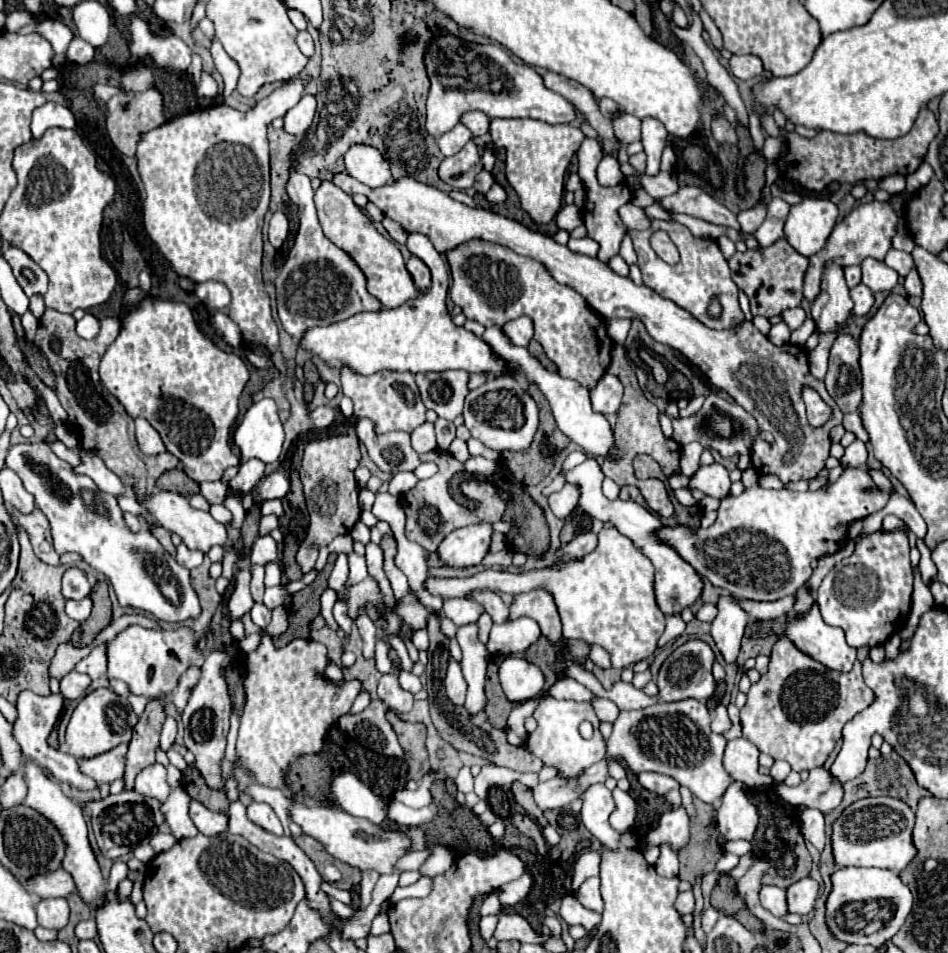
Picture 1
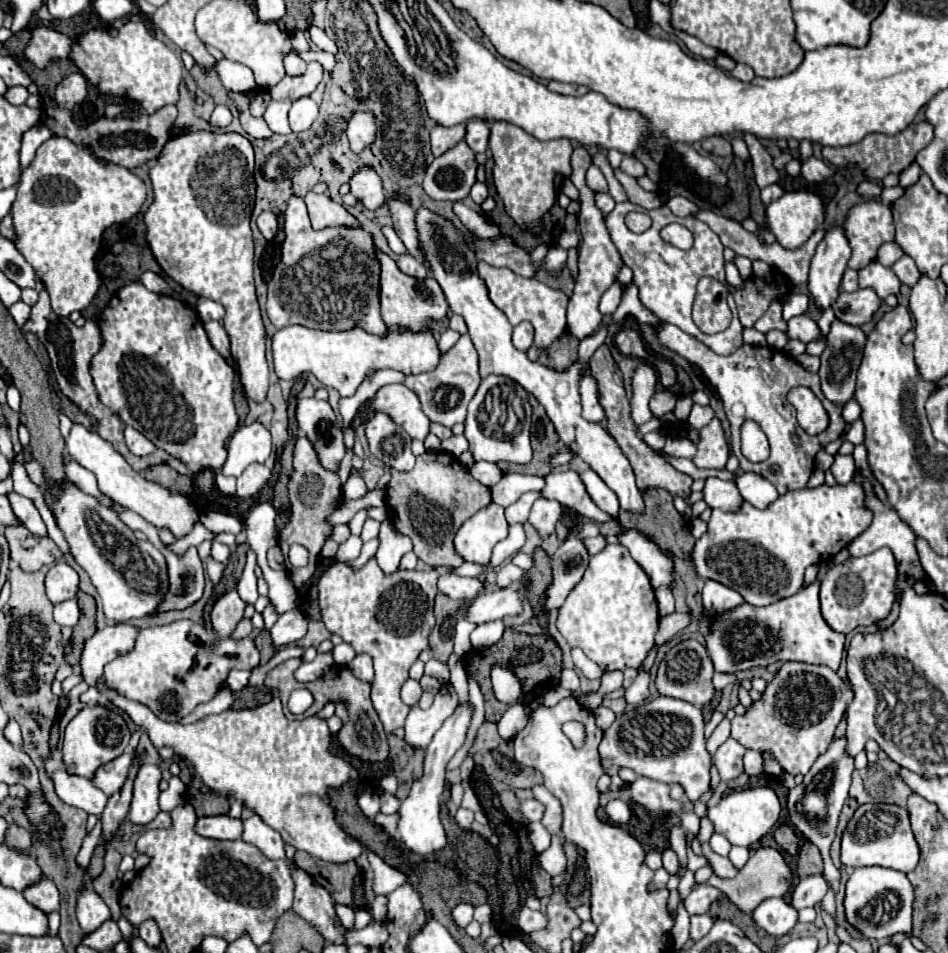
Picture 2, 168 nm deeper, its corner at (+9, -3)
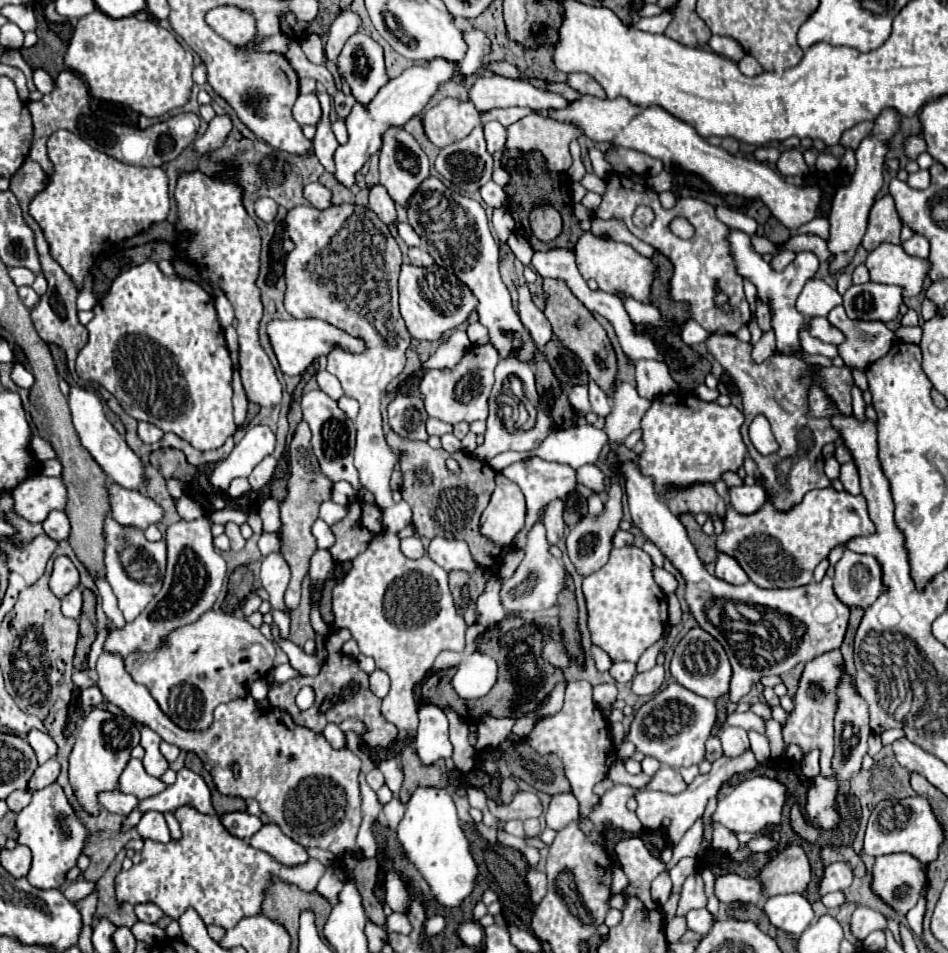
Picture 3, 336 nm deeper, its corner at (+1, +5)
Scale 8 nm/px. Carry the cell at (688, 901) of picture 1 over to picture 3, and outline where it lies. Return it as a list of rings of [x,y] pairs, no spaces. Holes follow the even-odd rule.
[[[728,873],[720,875],[714,883],[714,895],[720,903],[758,903],[762,901],[762,889],[758,881],[744,879],[740,875]]]

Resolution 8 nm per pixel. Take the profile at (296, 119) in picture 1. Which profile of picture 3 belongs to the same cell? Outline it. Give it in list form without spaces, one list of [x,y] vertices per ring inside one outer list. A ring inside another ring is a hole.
[[[316,93],[300,95],[298,101],[294,103],[292,113],[294,113],[294,119],[296,119],[300,125],[316,125],[318,119],[320,119],[320,113],[322,113]]]

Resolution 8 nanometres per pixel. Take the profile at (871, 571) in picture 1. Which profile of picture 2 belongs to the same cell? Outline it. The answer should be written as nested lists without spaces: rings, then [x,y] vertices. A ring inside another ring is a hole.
[[[878,549],[864,557],[850,557],[844,563],[832,565],[826,579],[820,585],[822,615],[834,631],[850,633],[860,625],[872,625],[888,617],[894,599],[896,561],[890,549]]]

